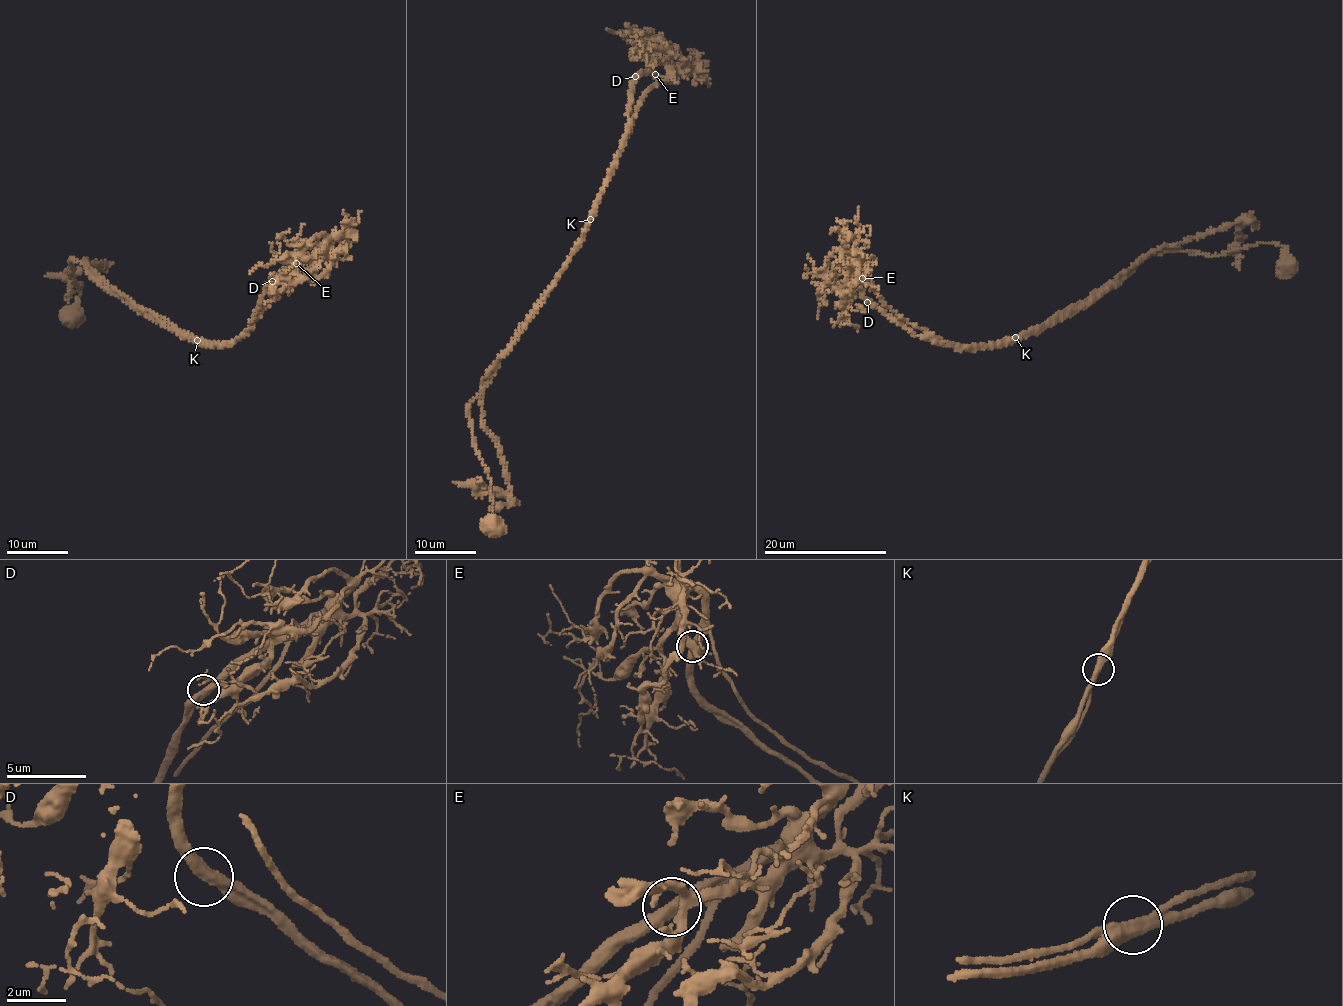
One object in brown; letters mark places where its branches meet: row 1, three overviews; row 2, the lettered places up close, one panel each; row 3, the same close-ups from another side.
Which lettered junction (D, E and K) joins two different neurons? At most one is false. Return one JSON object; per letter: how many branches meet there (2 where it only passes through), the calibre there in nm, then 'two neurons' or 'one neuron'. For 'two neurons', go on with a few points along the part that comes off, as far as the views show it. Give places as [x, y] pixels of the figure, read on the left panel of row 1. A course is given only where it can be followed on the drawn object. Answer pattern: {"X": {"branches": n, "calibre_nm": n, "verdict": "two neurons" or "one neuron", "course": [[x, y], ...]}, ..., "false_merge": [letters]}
{"D": {"branches": 2, "calibre_nm": 400, "verdict": "one neuron"}, "E": {"branches": 2, "calibre_nm": 440, "verdict": "one neuron"}, "K": {"branches": 2, "calibre_nm": 440, "verdict": "one neuron"}, "false_merge": []}

